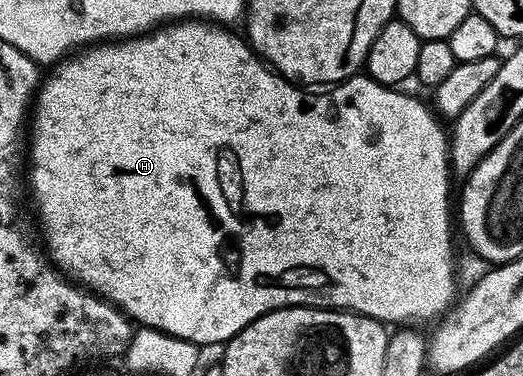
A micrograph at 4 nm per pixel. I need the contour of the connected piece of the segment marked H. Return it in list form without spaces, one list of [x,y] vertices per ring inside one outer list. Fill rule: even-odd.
[[[184,20],[184,21],[181,21],[181,22],[173,22],[173,23],[170,23],[170,24],[167,24],[167,25],[164,25],[164,26],[163,26],[163,27],[162,27],[162,28],[160,28],[160,29],[158,29],[158,30],[156,30],[156,31],[154,31],[154,32],[152,32],[152,33],[149,33],[149,34],[145,34],[145,35],[142,35],[142,36],[140,36],[140,37],[138,37],[138,38],[129,38],[129,39],[126,39],[126,40],[123,40],[123,41],[120,41],[120,42],[119,42],[119,43],[118,43],[118,44],[100,44],[100,45],[98,45],[98,46],[93,46],[93,47],[90,47],[90,48],[87,48],[87,49],[84,49],[84,50],[83,50],[83,51],[82,51],[82,53],[80,53],[80,54],[79,54],[79,55],[78,55],[78,56],[72,56],[72,57],[69,57],[69,58],[65,58],[65,59],[63,59],[63,61],[62,61],[62,62],[60,62],[60,63],[58,63],[58,65],[56,65],[56,66],[55,66],[55,67],[54,67],[54,69],[52,69],[52,70],[51,70],[51,71],[50,71],[50,73],[48,73],[48,74],[51,74],[51,73],[52,73],[52,74],[51,74],[51,75],[49,75],[49,76],[48,76],[48,78],[47,78],[47,75],[46,75],[46,78],[45,78],[45,81],[44,81],[44,82],[43,82],[43,83],[42,83],[42,85],[40,85],[40,87],[39,87],[39,93],[38,93],[38,95],[37,95],[37,97],[36,97],[36,99],[35,99],[35,101],[34,101],[34,103],[33,103],[33,117],[32,117],[32,118],[31,118],[31,119],[30,119],[30,122],[29,122],[29,170],[30,170],[30,166],[31,166],[31,194],[32,194],[32,196],[33,196],[33,197],[35,197],[35,206],[36,206],[36,208],[37,208],[37,209],[39,209],[39,226],[40,226],[40,228],[41,228],[41,229],[43,229],[43,238],[44,238],[44,239],[43,239],[43,238],[42,238],[42,241],[43,241],[43,242],[44,242],[44,243],[45,243],[45,250],[46,250],[46,253],[47,253],[47,254],[48,254],[48,255],[49,255],[49,257],[50,257],[50,259],[51,259],[51,261],[52,261],[52,262],[54,262],[54,263],[55,263],[55,268],[56,268],[56,270],[58,270],[58,271],[60,271],[60,272],[62,272],[62,273],[63,273],[63,274],[64,274],[64,275],[66,275],[66,277],[68,277],[68,278],[70,278],[70,279],[71,279],[71,281],[72,281],[72,282],[74,282],[74,283],[76,283],[76,284],[78,284],[78,285],[80,285],[80,286],[82,286],[82,287],[83,287],[83,289],[85,289],[85,290],[89,290],[89,291],[91,291],[91,293],[92,293],[92,294],[98,294],[98,295],[99,295],[99,297],[100,297],[100,298],[102,298],[102,299],[103,299],[103,301],[104,301],[104,302],[110,302],[110,303],[111,303],[111,305],[113,305],[113,306],[116,306],[116,308],[117,308],[117,309],[119,309],[119,310],[122,310],[122,311],[123,311],[123,313],[124,313],[124,314],[126,314],[126,315],[127,315],[127,317],[128,317],[128,318],[130,318],[130,319],[131,319],[131,321],[132,321],[132,323],[135,323],[135,324],[138,324],[138,325],[139,325],[139,326],[140,326],[140,327],[143,327],[143,328],[146,328],[146,329],[149,329],[149,330],[159,330],[159,331],[160,331],[160,332],[162,332],[162,334],[168,334],[168,335],[169,335],[169,336],[173,336],[173,337],[174,337],[174,338],[180,338],[180,339],[181,339],[181,340],[185,340],[185,341],[186,341],[186,342],[192,342],[192,344],[194,344],[194,346],[198,346],[198,347],[200,347],[200,348],[206,348],[206,346],[219,346],[219,345],[220,345],[220,346],[219,346],[219,347],[222,347],[222,346],[223,346],[223,345],[224,345],[224,344],[226,344],[226,343],[229,343],[229,342],[231,342],[231,341],[232,341],[232,340],[234,340],[234,338],[236,338],[236,337],[237,337],[237,336],[238,336],[238,334],[240,334],[240,332],[241,332],[241,331],[243,331],[243,330],[244,330],[244,329],[245,329],[245,328],[249,328],[249,327],[250,327],[250,326],[251,326],[251,325],[253,325],[253,323],[255,323],[255,322],[256,322],[256,321],[257,321],[257,320],[261,320],[261,319],[262,319],[262,318],[263,318],[263,317],[265,317],[265,316],[266,316],[266,314],[272,314],[272,313],[273,313],[273,311],[274,311],[274,310],[290,310],[290,309],[291,309],[291,307],[293,307],[293,306],[310,306],[310,307],[312,307],[312,308],[314,308],[314,309],[316,309],[316,310],[341,310],[341,311],[344,311],[344,312],[346,312],[346,313],[348,313],[348,314],[360,314],[360,315],[361,315],[361,316],[365,316],[365,317],[366,317],[366,318],[372,318],[372,319],[373,319],[373,320],[377,320],[377,321],[378,321],[378,322],[381,322],[381,323],[384,323],[384,324],[386,324],[386,325],[387,325],[387,326],[388,326],[388,327],[391,327],[391,328],[411,328],[411,327],[414,327],[414,326],[415,326],[415,325],[416,325],[416,324],[419,324],[419,323],[415,323],[415,322],[431,322],[431,321],[433,321],[433,322],[432,322],[432,323],[434,323],[434,322],[435,322],[435,321],[436,321],[436,320],[439,320],[439,319],[442,319],[442,318],[443,318],[443,317],[444,317],[444,315],[446,315],[446,314],[447,314],[447,313],[448,313],[448,311],[450,311],[450,310],[451,310],[451,309],[452,309],[452,307],[454,307],[454,306],[455,306],[455,305],[456,305],[456,302],[457,302],[457,294],[456,294],[456,298],[455,298],[455,234],[454,234],[454,232],[453,232],[453,231],[451,231],[451,182],[452,182],[452,183],[453,183],[453,175],[452,175],[452,173],[451,173],[451,144],[450,144],[450,141],[449,141],[449,134],[448,134],[448,131],[446,131],[446,132],[445,132],[445,131],[443,131],[443,126],[444,126],[444,123],[443,123],[443,122],[442,122],[442,121],[440,121],[440,119],[439,119],[439,118],[438,118],[438,117],[437,117],[437,114],[436,114],[436,111],[435,111],[435,110],[434,110],[434,109],[432,109],[432,107],[431,107],[431,106],[430,106],[430,105],[428,105],[428,103],[427,103],[427,106],[428,106],[428,107],[427,107],[427,106],[426,106],[426,104],[425,104],[425,103],[423,103],[423,102],[422,102],[422,100],[421,100],[421,99],[419,99],[419,98],[410,98],[410,96],[409,96],[409,95],[407,95],[407,94],[402,94],[402,92],[403,92],[403,90],[402,90],[402,89],[399,89],[399,88],[392,88],[392,87],[390,87],[390,86],[382,86],[382,84],[380,84],[380,83],[377,83],[377,82],[375,82],[375,81],[374,81],[374,79],[372,79],[372,78],[371,78],[371,77],[370,77],[370,76],[356,76],[356,77],[353,77],[353,78],[351,78],[351,79],[349,79],[349,80],[348,80],[348,81],[347,81],[347,82],[344,82],[344,83],[343,83],[343,85],[342,85],[342,86],[336,86],[336,87],[334,87],[334,89],[332,89],[332,90],[331,90],[331,91],[330,91],[330,92],[308,92],[308,91],[307,91],[307,90],[306,90],[306,89],[303,89],[303,88],[300,88],[300,87],[299,87],[299,86],[298,86],[298,85],[296,85],[296,83],[295,83],[295,82],[294,82],[294,81],[291,81],[291,80],[288,80],[288,82],[286,82],[286,80],[285,80],[285,79],[283,79],[283,78],[286,78],[286,77],[283,77],[283,76],[280,76],[280,75],[279,75],[279,74],[278,74],[278,73],[276,73],[276,71],[275,71],[275,70],[274,70],[274,69],[272,69],[272,67],[271,67],[271,66],[270,66],[270,65],[268,65],[268,63],[267,63],[267,62],[266,62],[266,61],[264,61],[264,59],[262,59],[262,58],[260,58],[260,57],[259,57],[259,55],[258,55],[258,54],[256,54],[256,53],[255,53],[255,51],[254,51],[254,50],[252,50],[252,49],[251,49],[251,47],[250,47],[250,45],[249,45],[249,42],[248,42],[248,39],[247,39],[247,38],[246,38],[246,37],[243,37],[243,36],[240,36],[240,38],[238,38],[238,36],[237,36],[237,35],[235,35],[235,34],[234,34],[234,33],[235,33],[235,32],[236,32],[236,31],[235,31],[235,30],[234,30],[234,29],[231,29],[231,28],[228,28],[228,27],[226,27],[226,26],[221,26],[221,25],[218,25],[218,24],[216,24],[216,23],[214,23],[214,22],[209,22],[209,21],[206,21],[206,20]]]

